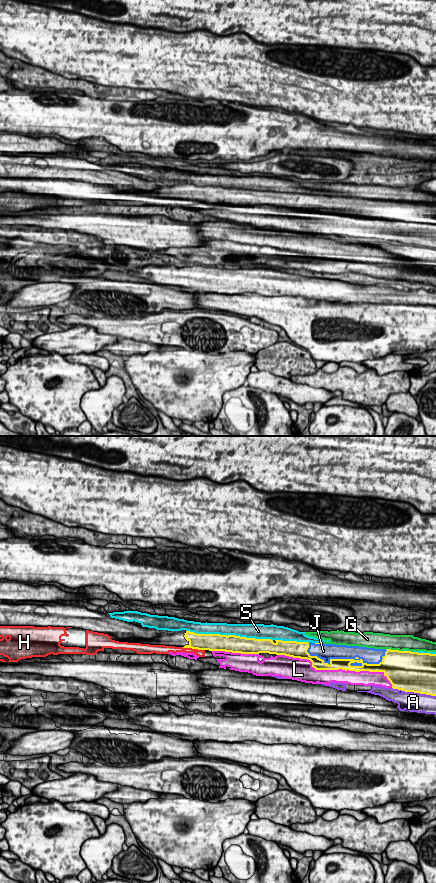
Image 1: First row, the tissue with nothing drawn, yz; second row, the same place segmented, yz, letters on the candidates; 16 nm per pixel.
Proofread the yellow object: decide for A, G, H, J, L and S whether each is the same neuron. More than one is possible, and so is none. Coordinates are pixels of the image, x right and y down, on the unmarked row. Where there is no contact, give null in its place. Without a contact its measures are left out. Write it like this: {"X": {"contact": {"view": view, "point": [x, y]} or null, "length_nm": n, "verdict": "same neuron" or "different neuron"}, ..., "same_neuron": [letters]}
{"A": {"contact": {"view": "yz", "point": [414, 244]}, "length_nm": 700, "verdict": "different neuron"}, "G": {"contact": {"view": "yz", "point": [394, 202]}, "length_nm": 280, "verdict": "different neuron"}, "H": {"contact": {"view": "yz", "point": [193, 200]}, "length_nm": 380, "verdict": "different neuron"}, "J": {"contact": {"view": "yz", "point": [345, 211]}, "length_nm": 1300, "verdict": "different neuron"}, "L": {"contact": {"view": "yz", "point": [336, 221]}, "length_nm": 1950, "verdict": "same neuron"}, "S": {"contact": {"view": "yz", "point": [229, 187]}, "length_nm": 1400, "verdict": "different neuron"}, "same_neuron": ["L"]}

